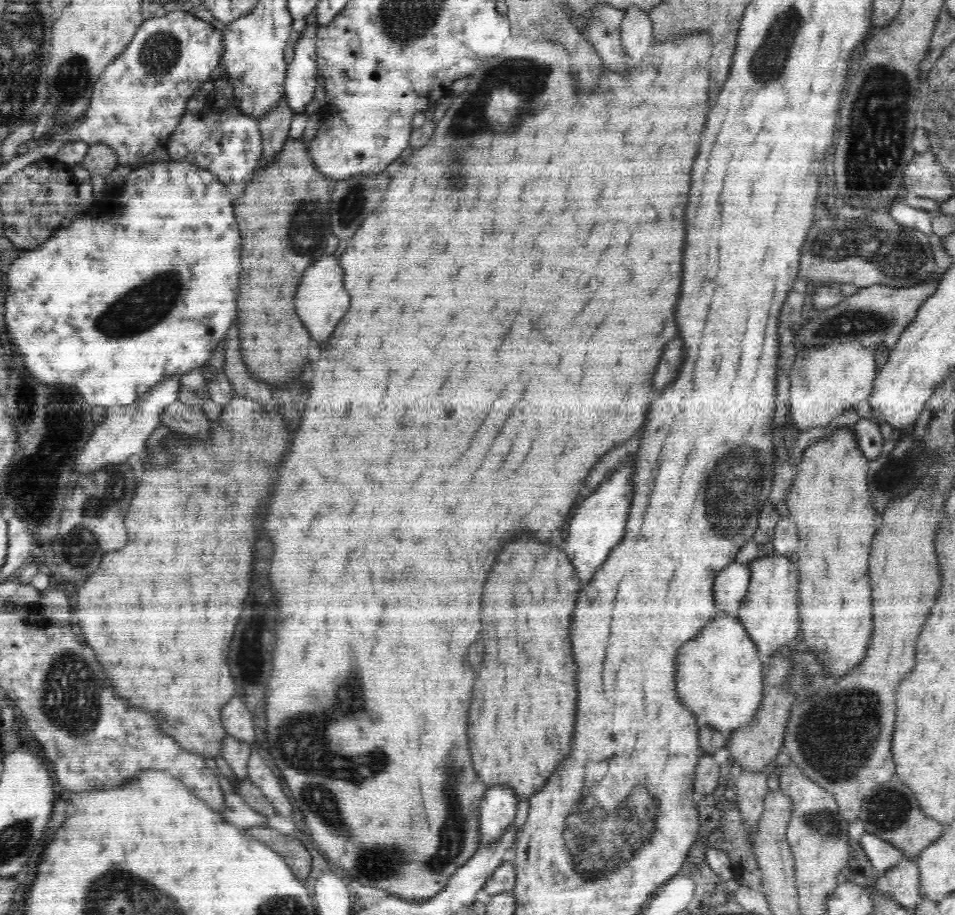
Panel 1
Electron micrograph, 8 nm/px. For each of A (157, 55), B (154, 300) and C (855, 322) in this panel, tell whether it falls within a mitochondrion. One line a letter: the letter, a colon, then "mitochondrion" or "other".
A: mitochondrion
B: mitochondrion
C: mitochondrion

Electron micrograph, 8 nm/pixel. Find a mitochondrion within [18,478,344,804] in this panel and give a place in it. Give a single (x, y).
(71, 700)

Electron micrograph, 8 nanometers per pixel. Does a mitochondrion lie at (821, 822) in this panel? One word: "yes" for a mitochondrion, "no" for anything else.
yes

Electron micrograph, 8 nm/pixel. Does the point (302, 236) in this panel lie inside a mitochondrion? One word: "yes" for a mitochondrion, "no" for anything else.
yes

